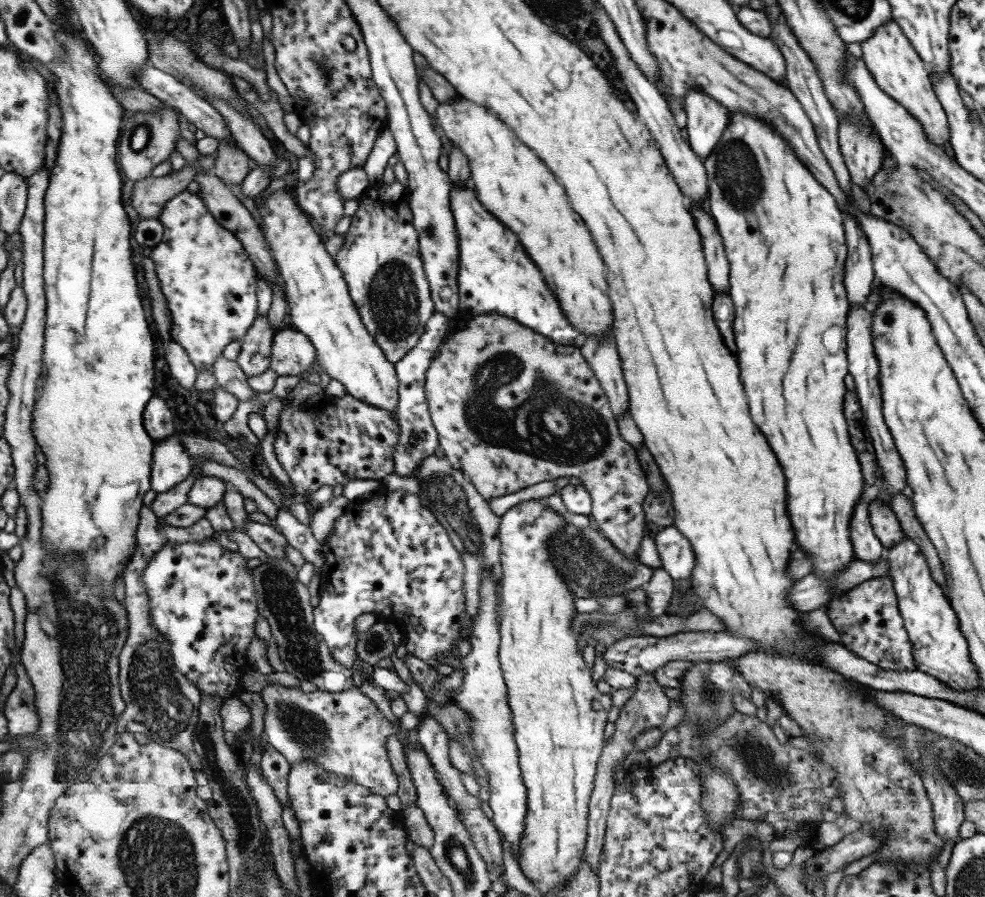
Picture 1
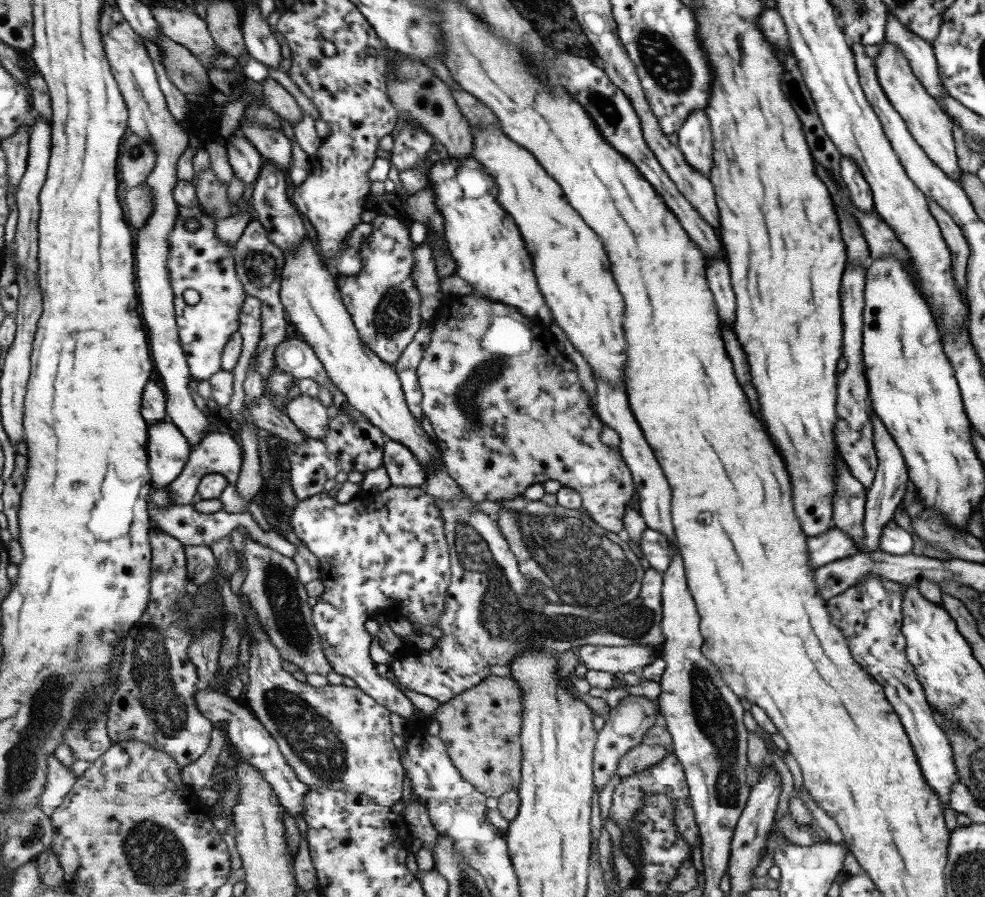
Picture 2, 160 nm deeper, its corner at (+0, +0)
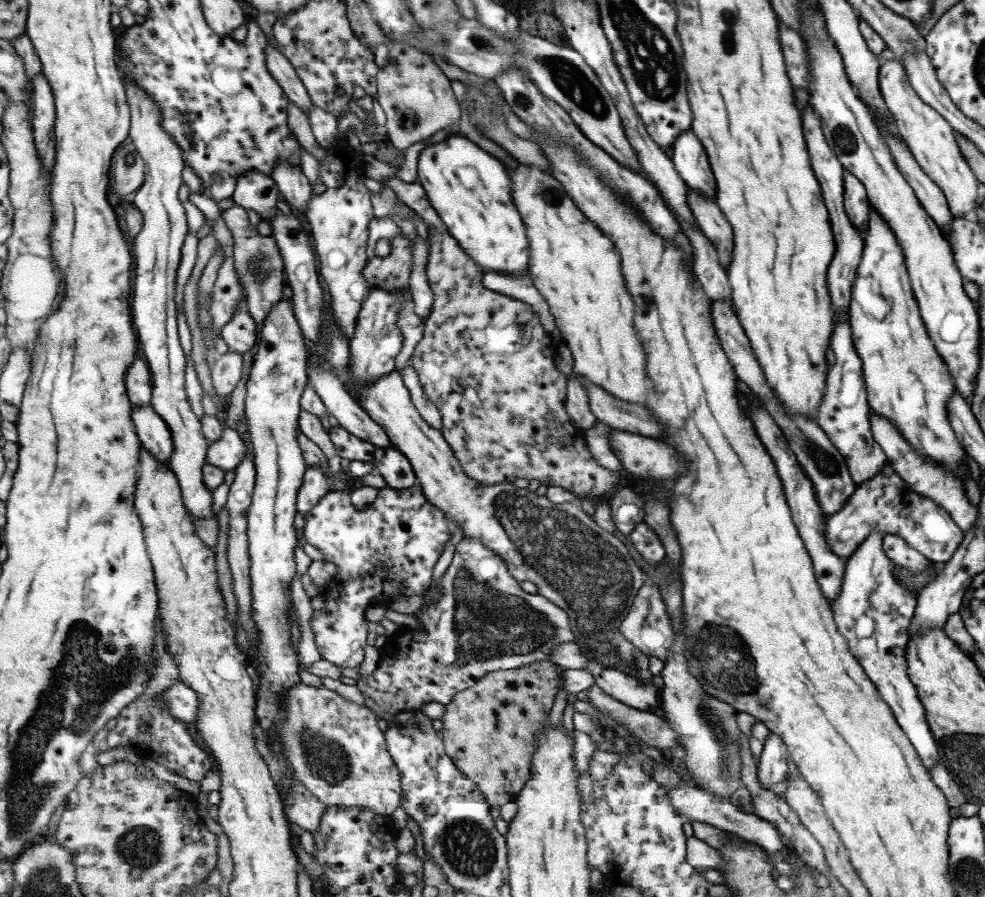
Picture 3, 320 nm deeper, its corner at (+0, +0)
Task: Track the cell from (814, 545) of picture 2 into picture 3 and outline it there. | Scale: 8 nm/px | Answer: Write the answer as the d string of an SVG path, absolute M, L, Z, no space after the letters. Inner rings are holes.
M888 463L879 468L877 474L857 485L855 492L845 502L845 508L824 517L824 539L831 552L842 561L849 558L872 530L878 530L881 534L896 534L927 561L944 564L961 542L963 532L957 528L948 512L929 498L915 493Z

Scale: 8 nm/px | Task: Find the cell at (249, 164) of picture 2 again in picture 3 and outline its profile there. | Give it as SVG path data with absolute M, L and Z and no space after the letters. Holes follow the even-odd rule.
M260 172L242 174L235 186L234 201L246 210L254 210L262 221L268 216L276 216L277 198L281 197L280 188L272 176Z

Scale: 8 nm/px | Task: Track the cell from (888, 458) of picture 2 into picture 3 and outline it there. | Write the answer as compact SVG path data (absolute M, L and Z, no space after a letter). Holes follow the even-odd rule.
M872 530L845 560L839 594L831 604L832 618L836 629L845 638L853 658L876 686L881 700L886 702L919 760L929 770L938 762L937 748L924 717L925 709L907 676L904 657L908 642L906 630L912 619L915 594L907 593L892 577L894 565L881 548L883 537L884 534L878 530Z

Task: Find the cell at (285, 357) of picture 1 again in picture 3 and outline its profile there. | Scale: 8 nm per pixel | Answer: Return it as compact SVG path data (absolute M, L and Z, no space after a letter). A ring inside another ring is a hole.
M318 366L308 370L310 384L323 399L329 414L336 418L339 427L359 439L373 443L375 448L391 447L385 432L367 416L367 413L343 388L341 378L337 374Z

